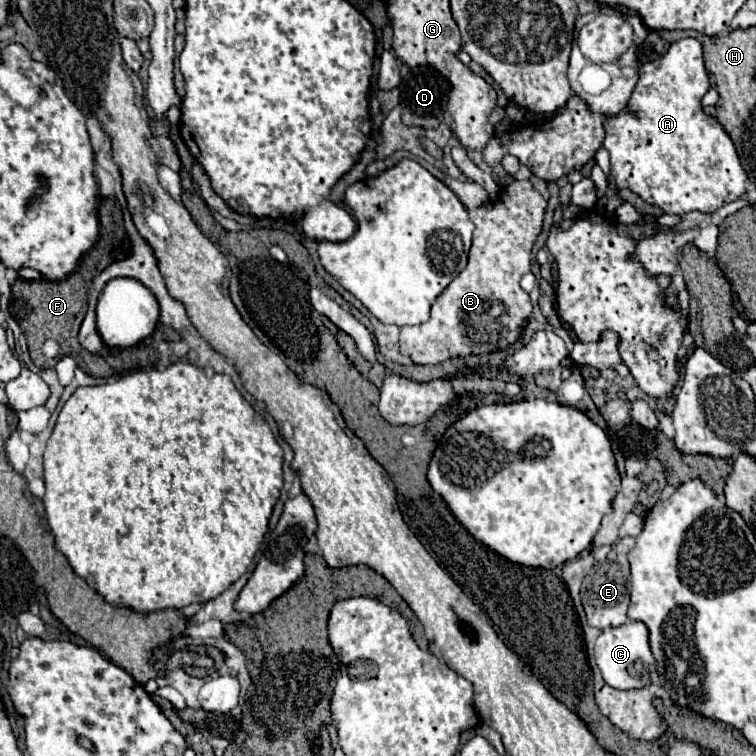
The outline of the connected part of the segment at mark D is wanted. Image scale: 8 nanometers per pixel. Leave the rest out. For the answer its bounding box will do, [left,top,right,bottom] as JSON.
[401,68,449,130]

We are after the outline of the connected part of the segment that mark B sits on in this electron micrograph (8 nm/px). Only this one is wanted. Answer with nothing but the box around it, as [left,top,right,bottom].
[399,180,547,364]

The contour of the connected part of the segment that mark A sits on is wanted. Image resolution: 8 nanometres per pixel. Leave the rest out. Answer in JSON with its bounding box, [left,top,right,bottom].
[603,38,747,216]

